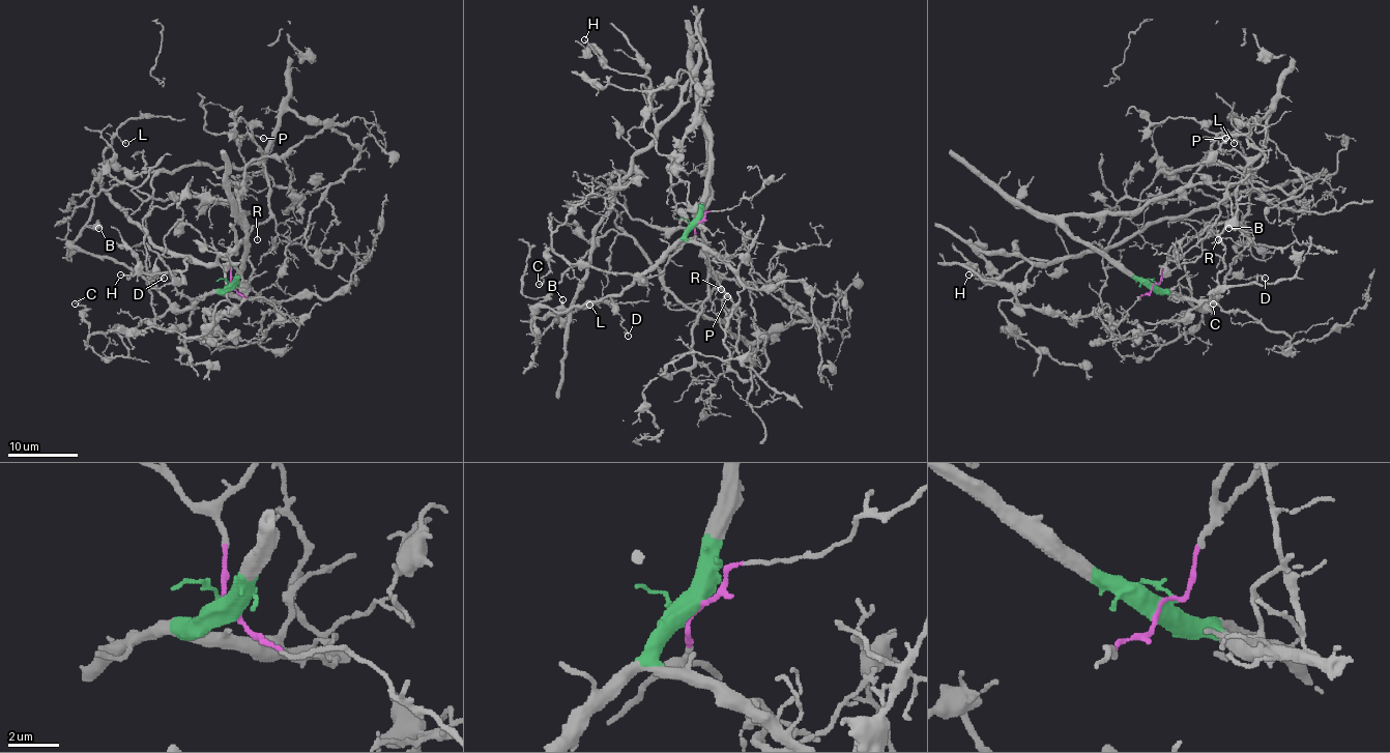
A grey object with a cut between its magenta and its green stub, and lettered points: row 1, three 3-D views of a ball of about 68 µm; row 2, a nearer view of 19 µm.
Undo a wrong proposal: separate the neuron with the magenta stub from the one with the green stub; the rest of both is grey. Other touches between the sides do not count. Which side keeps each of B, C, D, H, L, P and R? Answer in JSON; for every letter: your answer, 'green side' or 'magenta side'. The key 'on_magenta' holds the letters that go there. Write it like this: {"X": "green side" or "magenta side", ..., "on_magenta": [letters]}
{"B": "green side", "C": "green side", "D": "green side", "H": "magenta side", "L": "green side", "P": "magenta side", "R": "magenta side", "on_magenta": ["H", "P", "R"]}

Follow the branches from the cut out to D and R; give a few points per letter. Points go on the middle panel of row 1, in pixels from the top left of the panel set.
D: (696, 223), (653, 264), (611, 297), (629, 336)
R: (698, 223), (693, 237), (704, 248), (708, 266), (719, 281), (721, 289)

